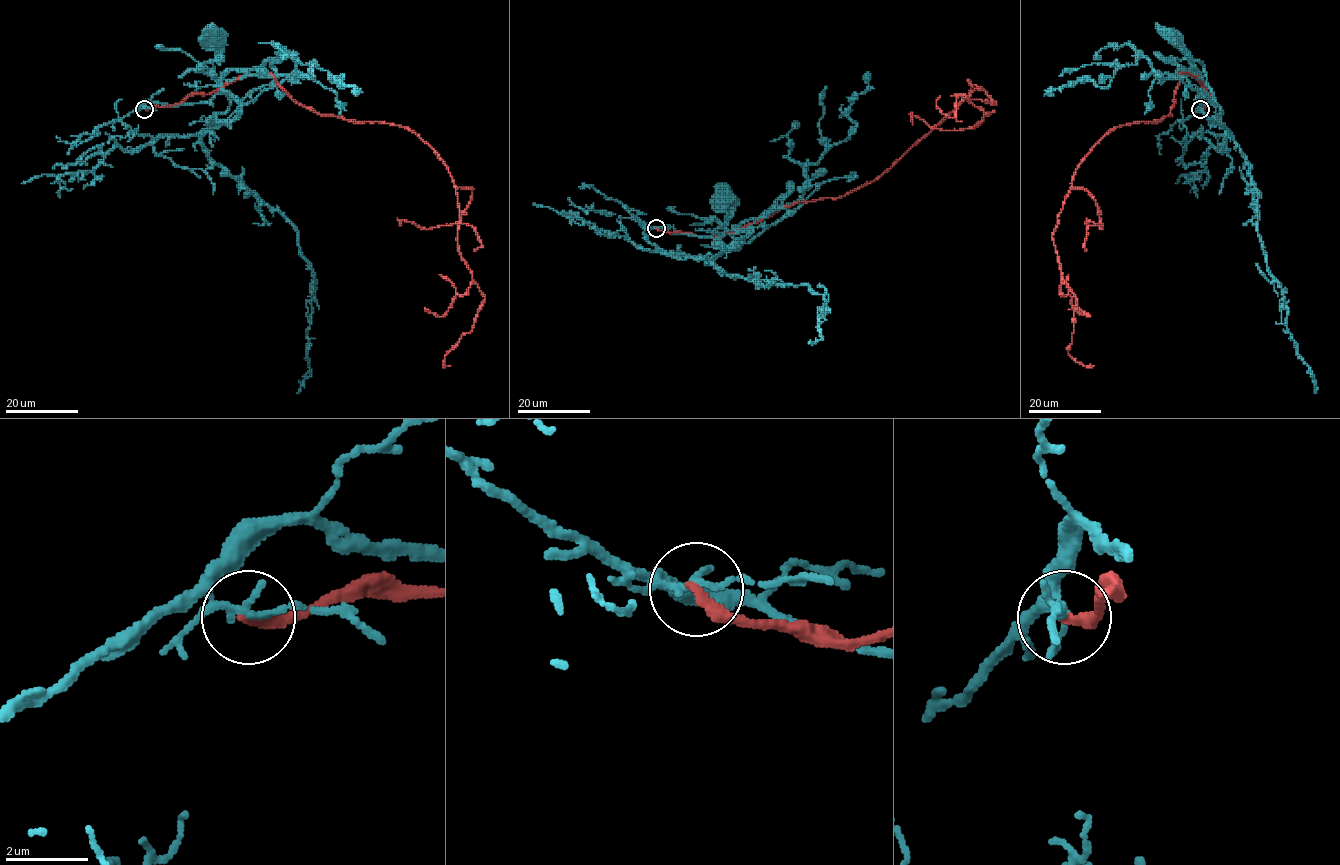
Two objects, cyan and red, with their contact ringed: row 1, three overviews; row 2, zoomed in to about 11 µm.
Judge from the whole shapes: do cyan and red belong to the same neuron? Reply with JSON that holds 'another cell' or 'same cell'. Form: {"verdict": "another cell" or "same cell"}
{"verdict": "another cell"}

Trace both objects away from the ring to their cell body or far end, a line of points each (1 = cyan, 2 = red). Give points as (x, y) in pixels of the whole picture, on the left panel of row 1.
1: (144, 108), (148, 101), (208, 103), (226, 93), (215, 74), (216, 39)
2: (144, 109), (265, 72), (317, 113), (413, 131), (447, 167), (460, 257), (484, 297), (450, 365)

